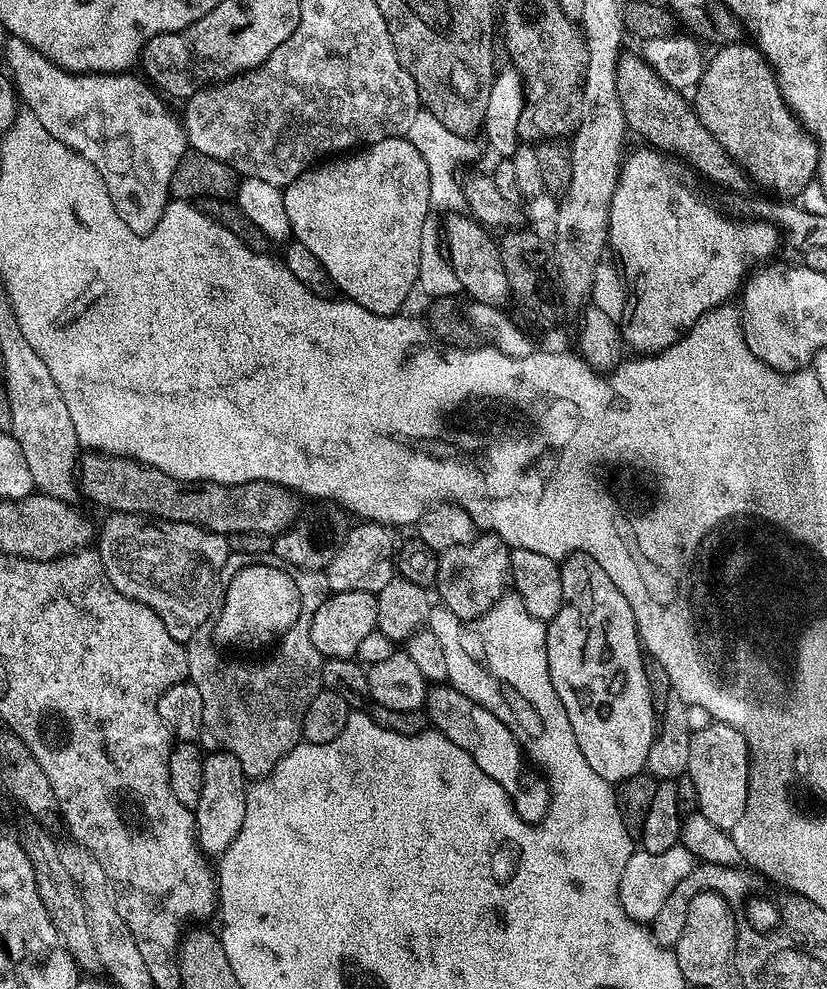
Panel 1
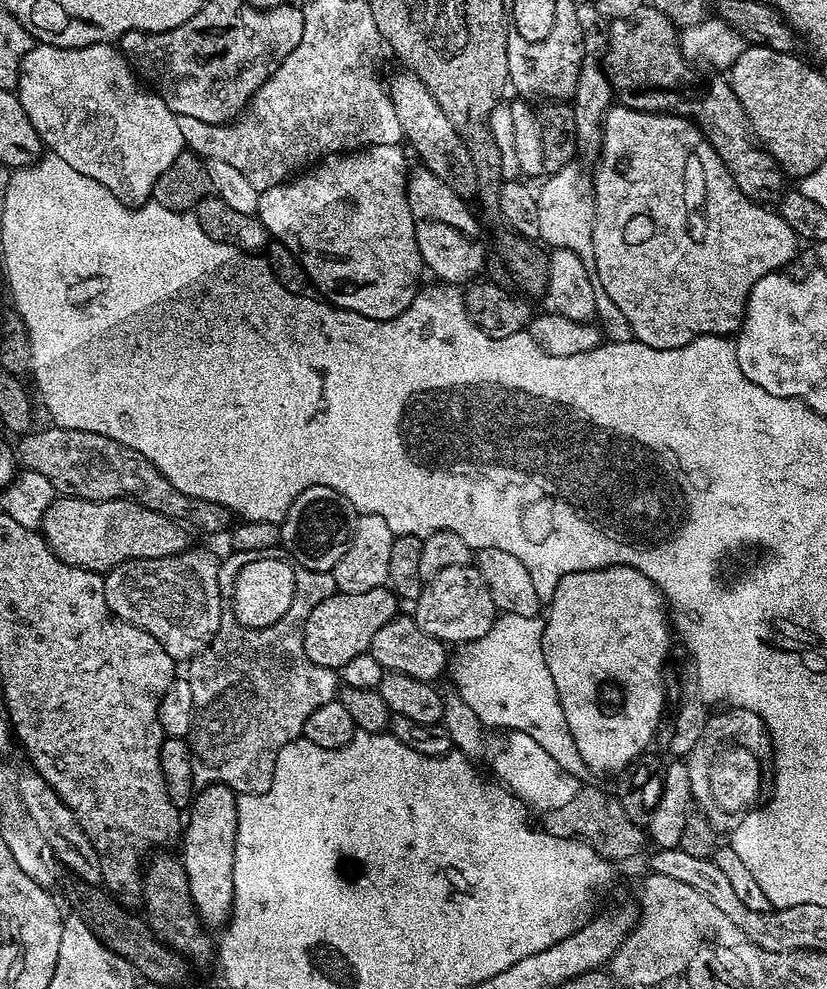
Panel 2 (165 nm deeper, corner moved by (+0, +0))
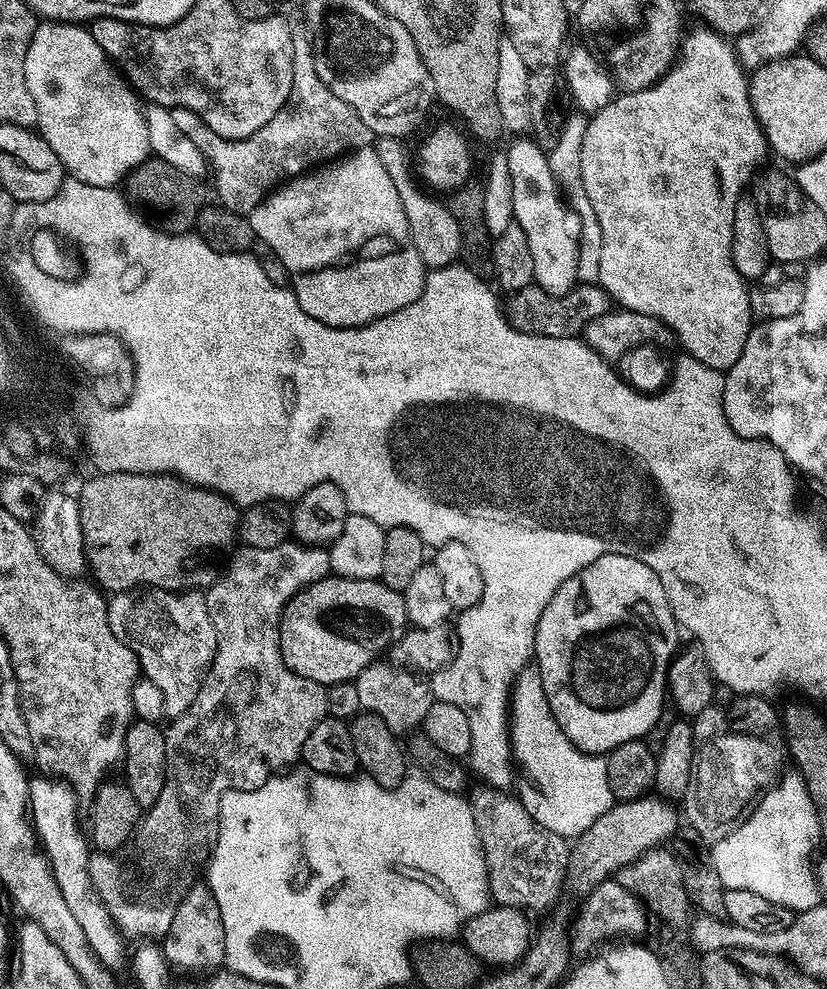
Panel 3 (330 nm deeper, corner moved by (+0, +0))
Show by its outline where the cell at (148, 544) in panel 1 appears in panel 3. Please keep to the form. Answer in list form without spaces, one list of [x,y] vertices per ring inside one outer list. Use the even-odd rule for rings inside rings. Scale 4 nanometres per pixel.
[[[151,586],[141,587],[139,590],[131,592],[115,593],[108,600],[108,621],[110,622],[110,630],[118,637],[123,644],[130,646],[130,650],[134,650],[136,659],[140,661],[140,670],[143,679],[154,682],[154,686],[158,686],[158,690],[162,690],[164,695],[164,715],[168,718],[180,716],[194,702],[194,698],[198,694],[200,685],[208,671],[212,667],[212,659],[216,656],[216,631],[212,625],[212,619],[208,613],[207,599],[199,591],[196,590],[169,590],[167,588],[154,588]]]

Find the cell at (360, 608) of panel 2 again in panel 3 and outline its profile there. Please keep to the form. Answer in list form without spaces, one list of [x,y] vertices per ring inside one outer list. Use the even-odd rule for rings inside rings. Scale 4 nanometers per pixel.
[[[329,574],[324,579],[314,582],[309,588],[302,589],[284,607],[280,619],[280,649],[286,666],[294,670],[294,674],[310,678],[310,682],[327,686],[347,680],[355,681],[356,675],[366,670],[366,666],[381,659],[380,652],[387,653],[399,644],[409,627],[403,595],[390,589],[381,579],[359,580]]]

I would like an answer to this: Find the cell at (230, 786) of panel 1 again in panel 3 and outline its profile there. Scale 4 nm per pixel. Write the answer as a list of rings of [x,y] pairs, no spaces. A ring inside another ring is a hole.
[[[193,883],[192,887],[184,893],[174,914],[174,922],[170,922],[170,930],[167,936],[163,937],[162,949],[166,960],[171,965],[178,964],[182,968],[216,970],[224,964],[226,934],[216,899],[208,889],[207,883]]]

